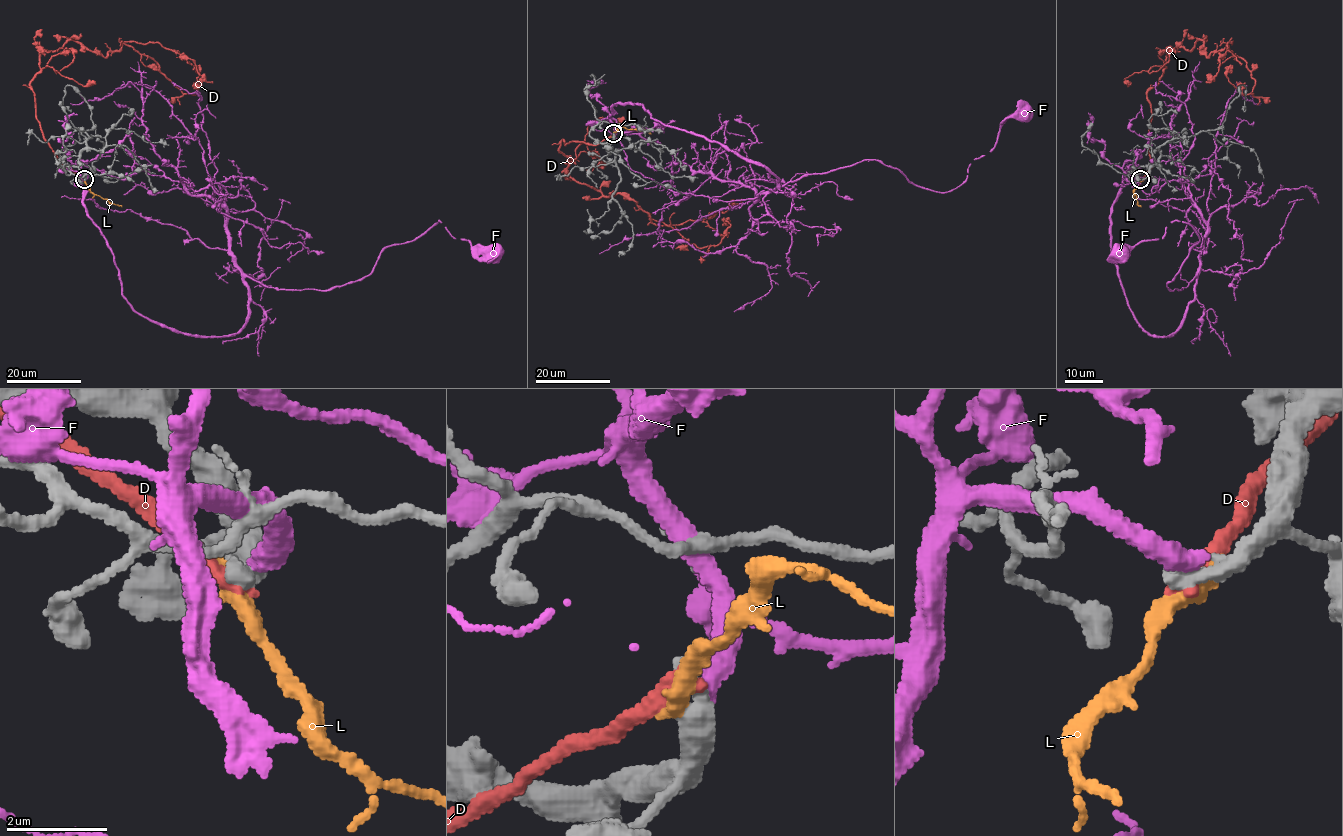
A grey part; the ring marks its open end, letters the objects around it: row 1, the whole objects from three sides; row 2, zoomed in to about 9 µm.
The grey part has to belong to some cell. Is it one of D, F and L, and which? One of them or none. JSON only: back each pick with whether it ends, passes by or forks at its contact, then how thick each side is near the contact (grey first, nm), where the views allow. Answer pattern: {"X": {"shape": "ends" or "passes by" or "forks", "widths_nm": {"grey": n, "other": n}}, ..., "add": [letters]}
{"add": []}

